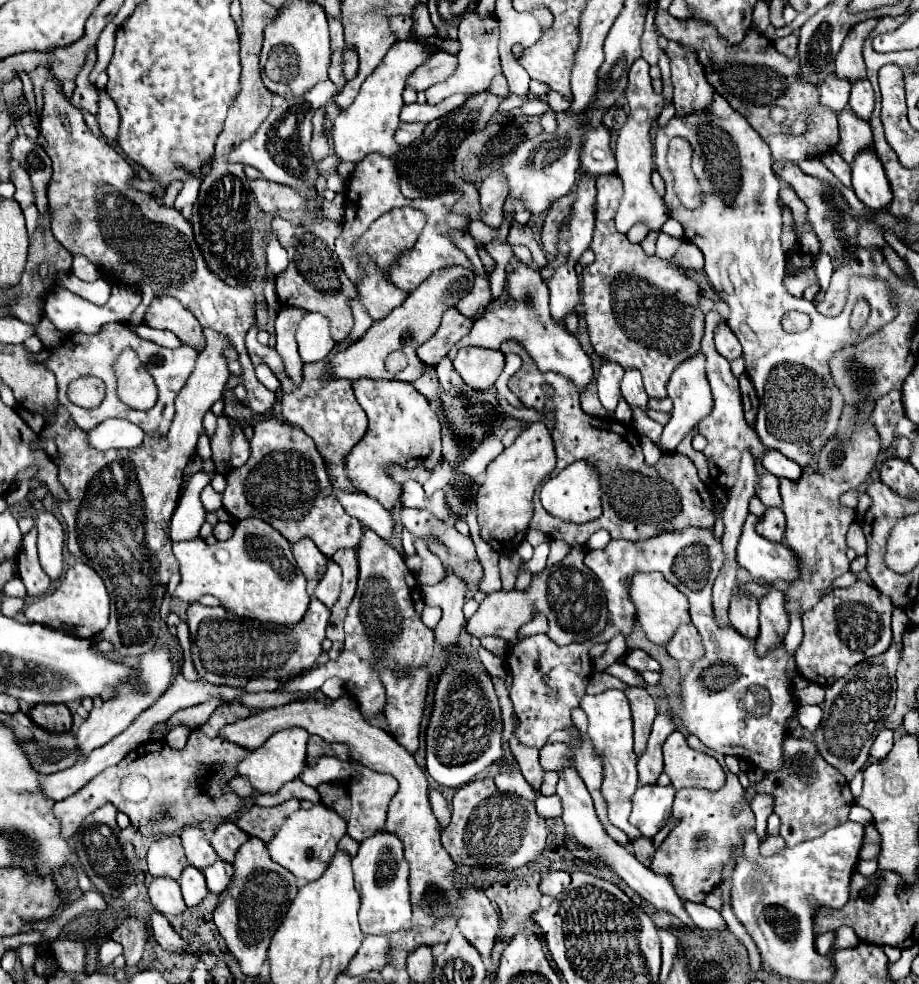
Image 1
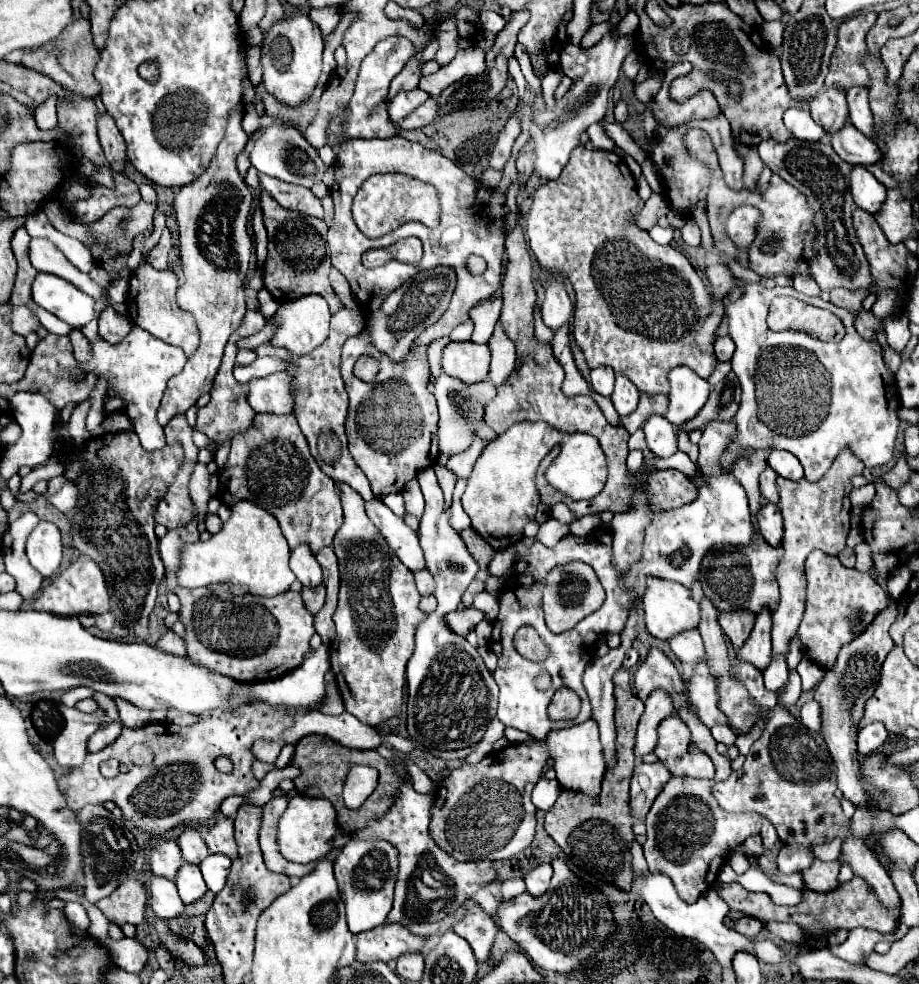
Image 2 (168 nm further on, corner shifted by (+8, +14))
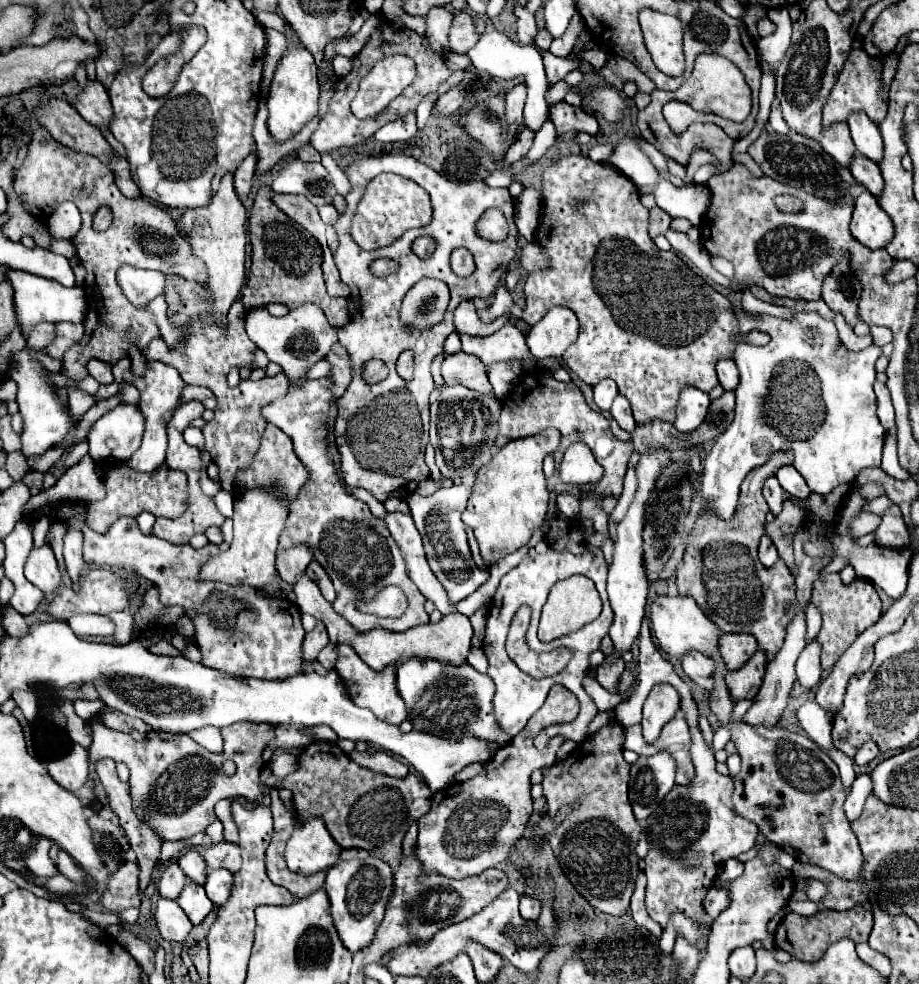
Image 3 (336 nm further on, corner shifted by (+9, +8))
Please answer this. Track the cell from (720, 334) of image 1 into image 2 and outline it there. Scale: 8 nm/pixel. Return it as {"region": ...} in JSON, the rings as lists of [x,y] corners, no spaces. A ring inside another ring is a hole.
{"region":[[[729,336],[717,338],[717,342],[715,342],[715,356],[717,356],[719,362],[729,362],[733,352],[735,352],[735,344],[731,342]]]}

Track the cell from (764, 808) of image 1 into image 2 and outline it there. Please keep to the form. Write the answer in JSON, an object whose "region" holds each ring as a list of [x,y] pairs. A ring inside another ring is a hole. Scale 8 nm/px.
{"region":[[[751,836],[747,838],[747,842],[743,842],[743,850],[741,854],[751,860],[751,858],[759,858],[763,854],[763,842],[761,842],[761,836]]]}

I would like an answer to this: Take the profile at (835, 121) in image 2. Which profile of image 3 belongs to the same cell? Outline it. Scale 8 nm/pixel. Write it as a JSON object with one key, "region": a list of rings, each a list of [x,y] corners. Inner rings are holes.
{"region":[[[846,122],[832,124],[830,128],[824,128],[824,132],[820,136],[820,146],[842,166],[850,166],[852,156],[856,152],[852,138],[850,138],[850,128]]]}

